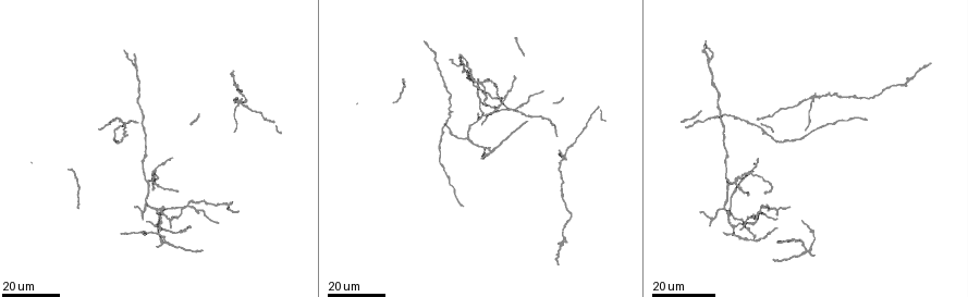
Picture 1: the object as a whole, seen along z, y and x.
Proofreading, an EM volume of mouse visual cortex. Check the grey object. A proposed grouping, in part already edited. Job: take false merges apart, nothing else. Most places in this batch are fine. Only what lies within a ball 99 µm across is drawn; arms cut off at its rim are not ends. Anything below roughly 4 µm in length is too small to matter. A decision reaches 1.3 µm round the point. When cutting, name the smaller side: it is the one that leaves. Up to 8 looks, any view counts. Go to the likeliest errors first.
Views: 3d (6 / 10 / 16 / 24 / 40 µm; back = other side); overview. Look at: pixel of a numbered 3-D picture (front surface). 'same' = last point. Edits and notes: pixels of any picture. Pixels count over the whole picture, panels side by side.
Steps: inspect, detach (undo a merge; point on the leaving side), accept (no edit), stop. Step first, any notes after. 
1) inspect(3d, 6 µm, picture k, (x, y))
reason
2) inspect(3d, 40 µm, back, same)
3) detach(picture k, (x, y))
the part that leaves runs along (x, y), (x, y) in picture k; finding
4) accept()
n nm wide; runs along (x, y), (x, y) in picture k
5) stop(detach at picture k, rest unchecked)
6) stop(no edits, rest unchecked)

inspect(3d, 16 µm, picture 1, (510, 110))
two arms in line, one across

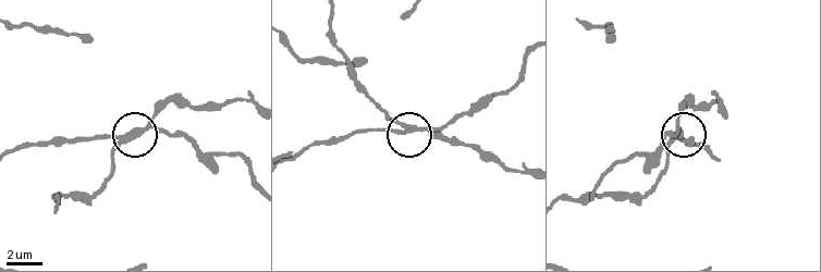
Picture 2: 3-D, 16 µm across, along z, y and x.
inspect(3d, 10 µm, picture 2, (399, 133))

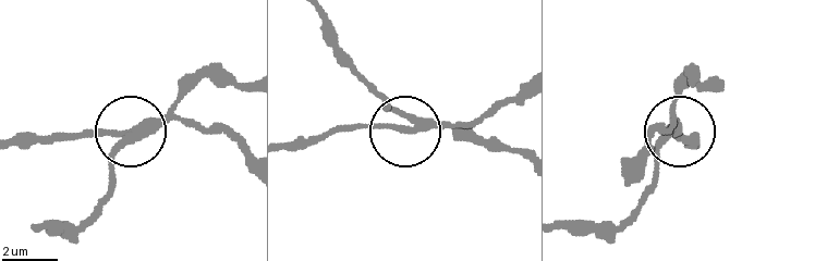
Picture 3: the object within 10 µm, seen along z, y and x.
accept()
3 arms; runs along (44, 222), (85, 215), (130, 138), (60, 132) in picture 3; all the same neuron

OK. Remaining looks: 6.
inspect(3d, 24 µm, picture 1, (810, 97))
small branch off a trunk

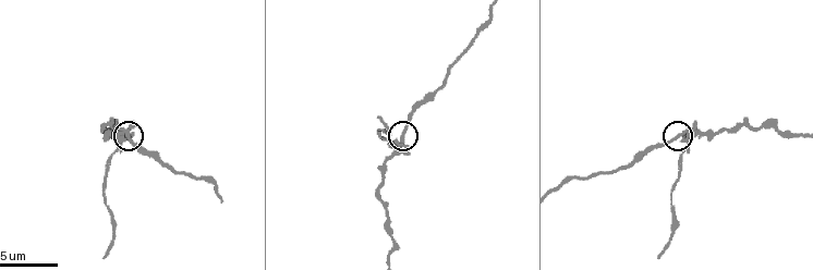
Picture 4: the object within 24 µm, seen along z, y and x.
inspect(3d, 6 µm, picture 4, (684, 133))

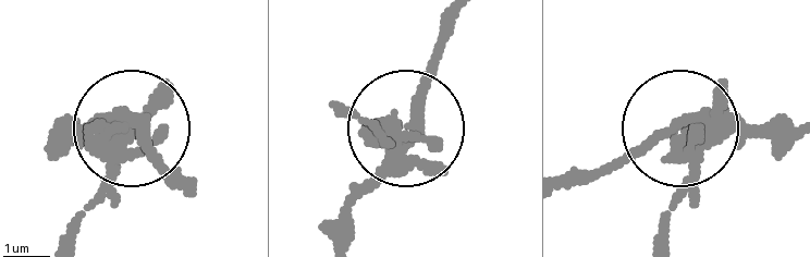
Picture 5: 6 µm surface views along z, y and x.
detach(picture 5, (108, 184))
the part that leaves runs along (396, 151), (354, 206), (346, 241) in picture 5; two neurons meet here

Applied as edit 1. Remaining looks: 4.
inspect(3d, 24 µm, picture 1, (157, 208))
branch point

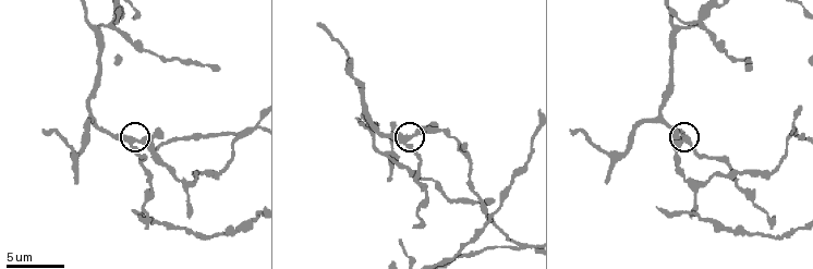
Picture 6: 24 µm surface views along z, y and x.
inspect(3d, 10 µm, picture 6, (692, 141))

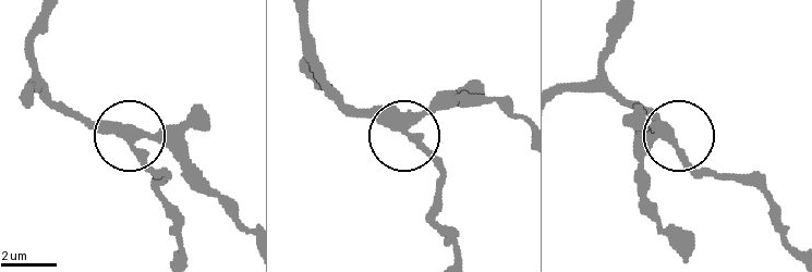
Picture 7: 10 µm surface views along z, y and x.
accept()
290 nm wide; one neuron here

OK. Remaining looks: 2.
inspect(3d, 10 µm, picture 6, (113, 25))
four arms meet

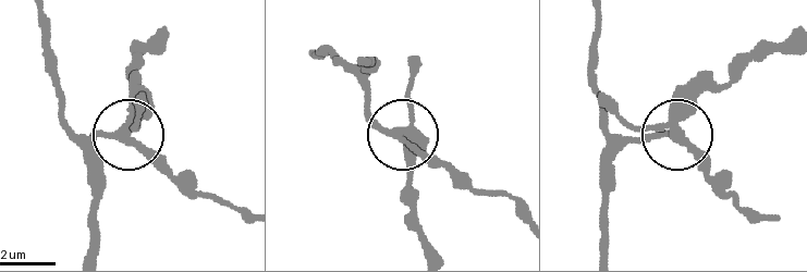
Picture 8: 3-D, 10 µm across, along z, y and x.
inspect(3d, 6 µm, picture 8, (126, 134))

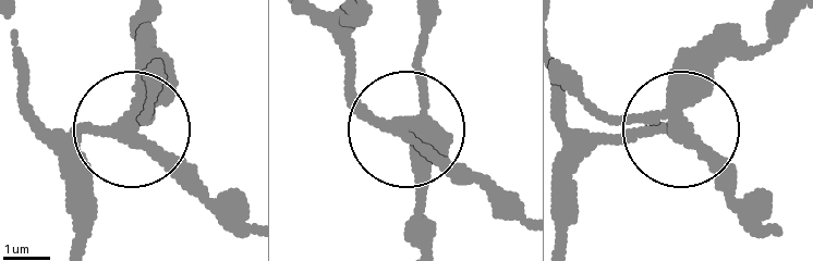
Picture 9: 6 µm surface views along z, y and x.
accept()
4 arms; runs along (75, 244), (75, 138), (99, 126), (146, 138), (223, 216) in picture 9; all the same neuron

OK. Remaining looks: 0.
stop(detach at picture 5, rest unchecked)

